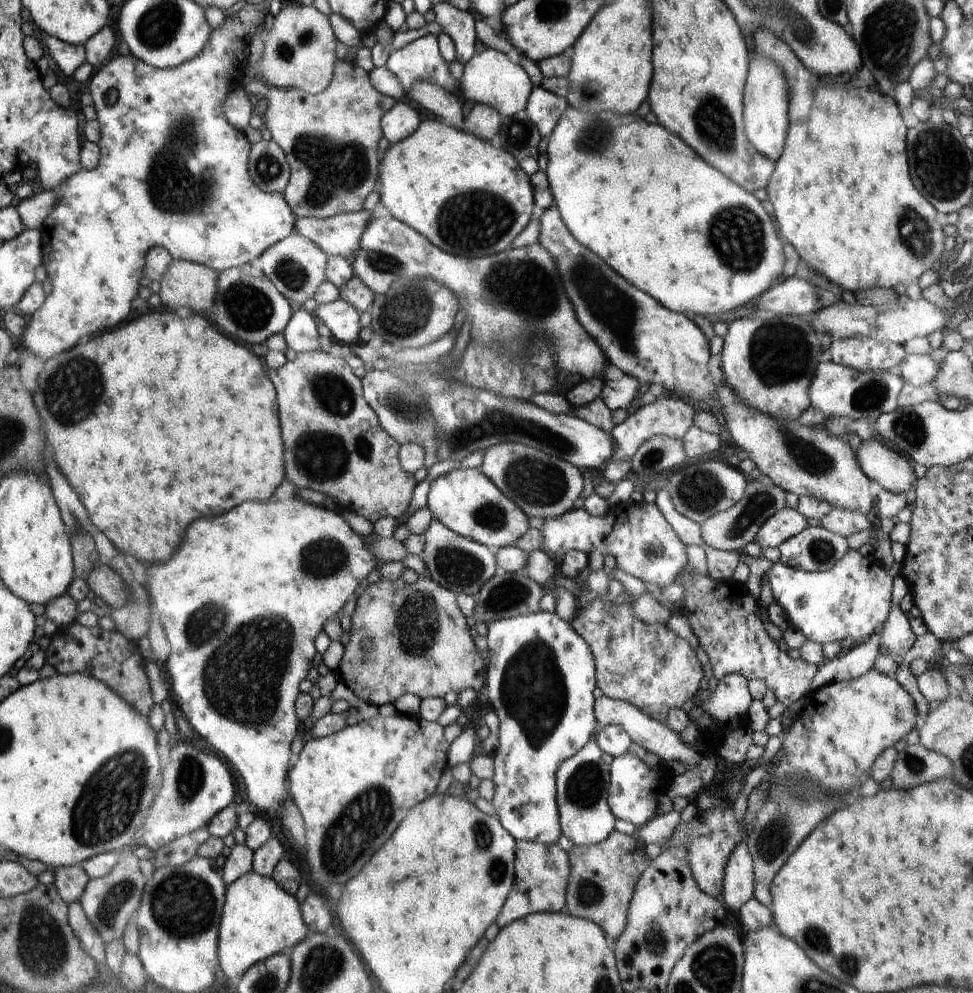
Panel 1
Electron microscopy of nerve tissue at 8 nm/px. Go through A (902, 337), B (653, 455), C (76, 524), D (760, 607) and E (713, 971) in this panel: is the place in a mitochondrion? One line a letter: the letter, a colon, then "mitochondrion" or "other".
A: other
B: mitochondrion
C: mitochondrion
D: other
E: mitochondrion

